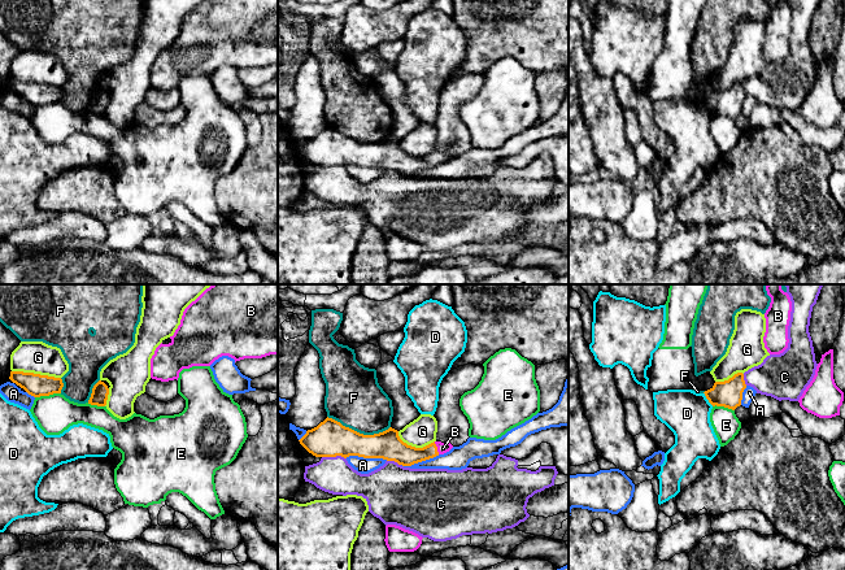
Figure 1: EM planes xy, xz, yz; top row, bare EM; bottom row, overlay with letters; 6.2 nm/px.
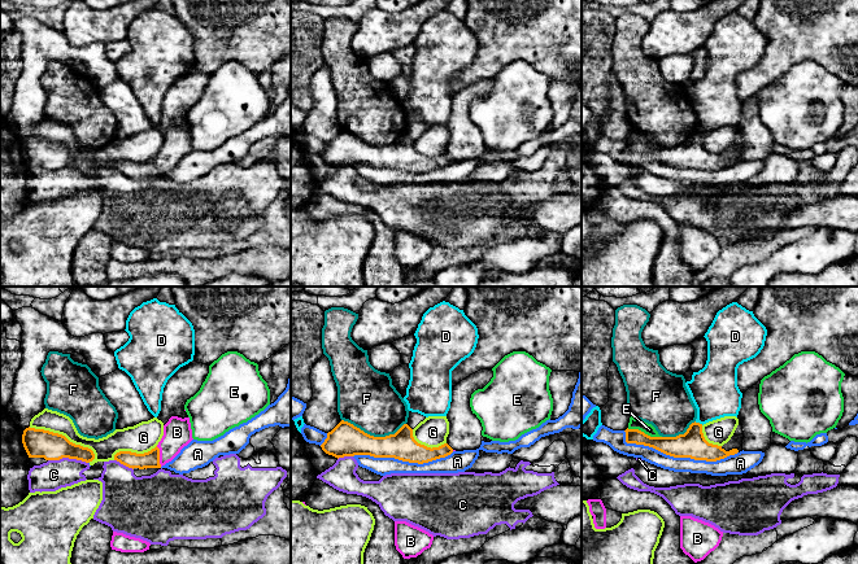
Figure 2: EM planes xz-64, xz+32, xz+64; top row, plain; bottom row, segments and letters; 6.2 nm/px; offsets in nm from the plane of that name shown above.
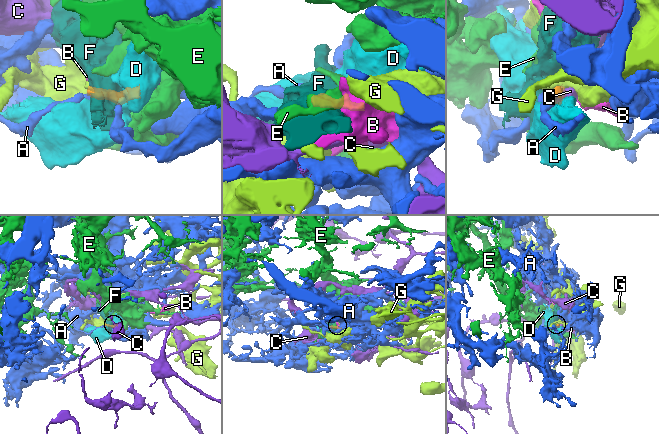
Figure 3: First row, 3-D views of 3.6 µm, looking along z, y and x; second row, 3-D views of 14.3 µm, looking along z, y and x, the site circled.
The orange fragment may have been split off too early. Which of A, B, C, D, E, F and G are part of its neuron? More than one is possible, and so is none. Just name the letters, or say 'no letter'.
B

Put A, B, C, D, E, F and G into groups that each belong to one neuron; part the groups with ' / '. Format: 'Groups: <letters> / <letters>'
Groups: A / B / C / D / E / F / G

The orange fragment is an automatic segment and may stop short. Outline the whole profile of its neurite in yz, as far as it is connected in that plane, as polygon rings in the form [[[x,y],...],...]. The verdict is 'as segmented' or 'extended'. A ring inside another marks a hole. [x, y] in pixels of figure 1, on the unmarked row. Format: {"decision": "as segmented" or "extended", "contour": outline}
{"decision": "as segmented", "contour": [[[737,82],[728,90],[715,91],[714,95],[704,103],[713,116],[724,116],[735,119],[741,114],[745,97],[744,83]]]}

